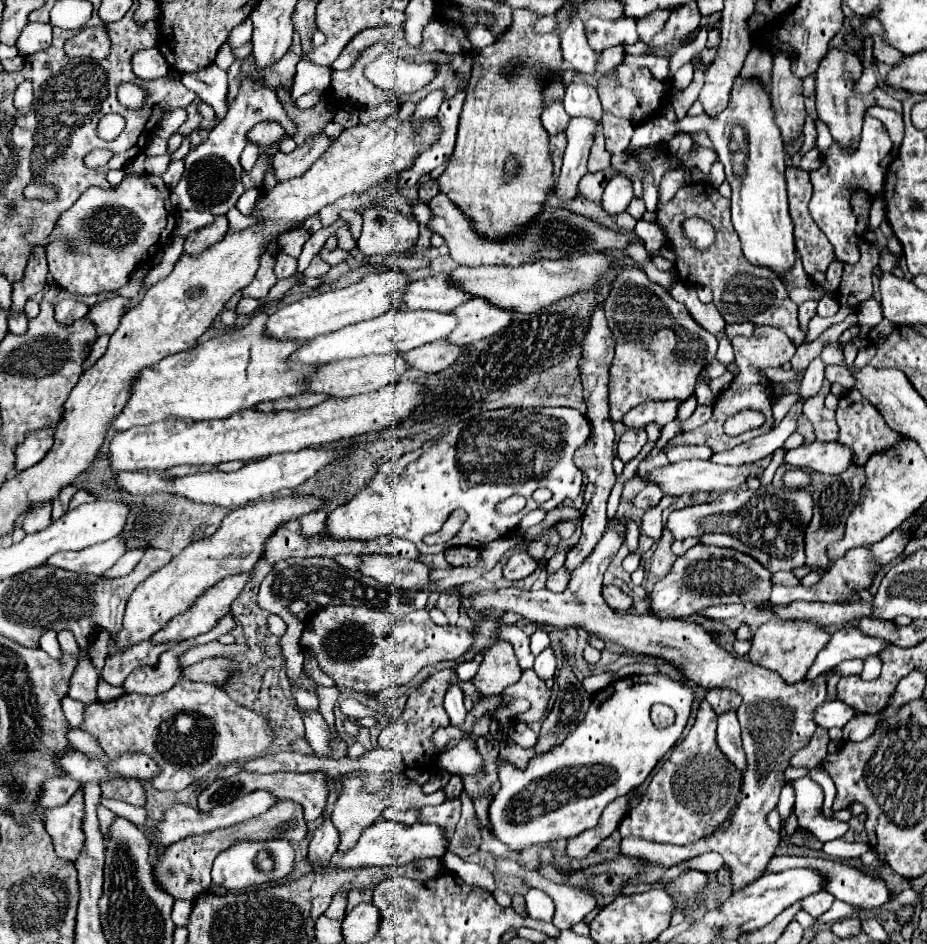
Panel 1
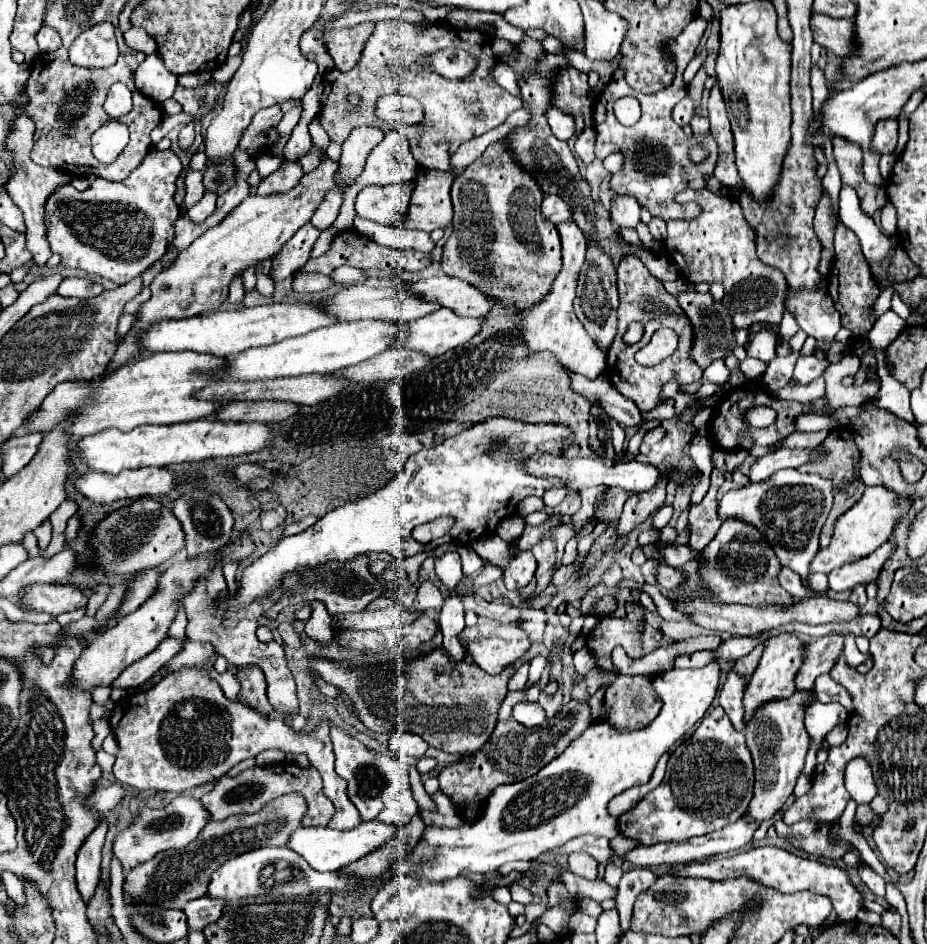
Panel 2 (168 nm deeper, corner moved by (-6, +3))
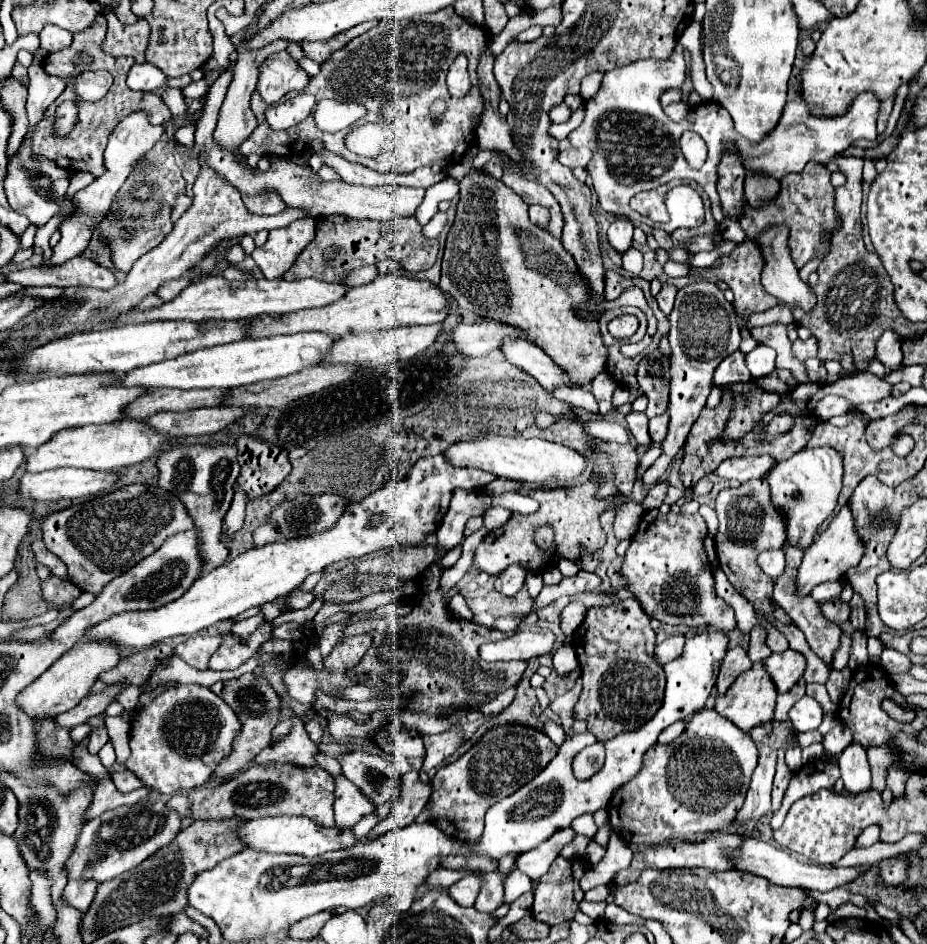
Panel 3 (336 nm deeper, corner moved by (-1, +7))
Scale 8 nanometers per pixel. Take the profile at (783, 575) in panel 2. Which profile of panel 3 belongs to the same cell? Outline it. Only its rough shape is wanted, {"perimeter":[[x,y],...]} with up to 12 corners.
{"perimeter":[[767,549],[757,555],[757,565],[779,577],[785,567],[781,549]]}

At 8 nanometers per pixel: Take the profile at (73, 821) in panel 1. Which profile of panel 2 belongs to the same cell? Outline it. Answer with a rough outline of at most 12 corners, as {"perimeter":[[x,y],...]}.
{"perimeter":[[98,829],[82,843],[76,859],[76,883],[84,901],[94,895],[100,875],[100,851],[108,831]]}

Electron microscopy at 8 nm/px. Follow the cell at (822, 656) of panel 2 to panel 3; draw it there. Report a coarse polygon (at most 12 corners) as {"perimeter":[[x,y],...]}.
{"perimeter":[[793,649],[771,653],[763,663],[777,693],[789,691],[805,671]]}

